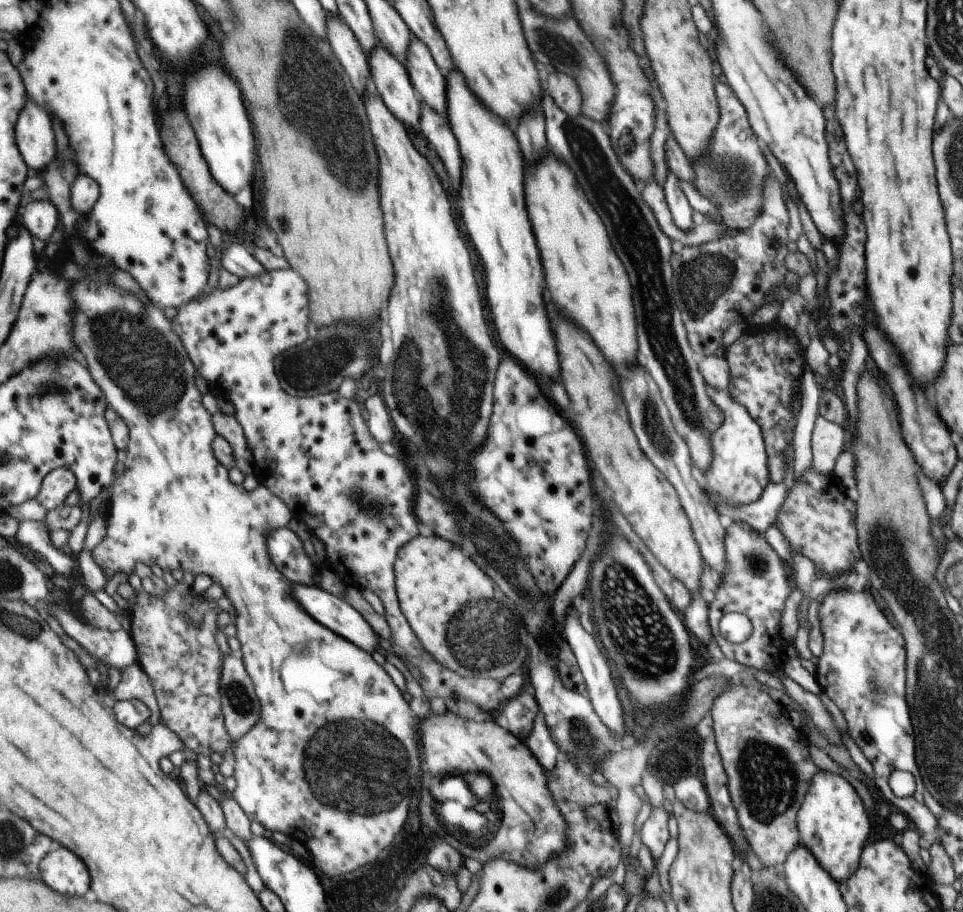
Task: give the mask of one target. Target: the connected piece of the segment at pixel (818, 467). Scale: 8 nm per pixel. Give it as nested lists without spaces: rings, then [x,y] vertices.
[[[818,416],[811,437],[812,469],[816,473],[832,476],[836,458],[845,449],[847,441],[845,429]]]

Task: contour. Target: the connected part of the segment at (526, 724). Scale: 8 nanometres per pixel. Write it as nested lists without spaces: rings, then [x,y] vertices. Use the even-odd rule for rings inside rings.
[[[524,691],[505,701],[499,712],[499,719],[504,728],[519,740],[525,740],[531,732],[531,723],[538,710],[534,696]]]

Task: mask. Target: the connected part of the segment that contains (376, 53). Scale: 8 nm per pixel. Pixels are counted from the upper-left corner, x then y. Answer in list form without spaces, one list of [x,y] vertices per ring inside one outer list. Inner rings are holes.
[[[375,44],[366,57],[371,88],[402,123],[410,124],[412,130],[417,131],[421,100],[403,64],[379,44]]]

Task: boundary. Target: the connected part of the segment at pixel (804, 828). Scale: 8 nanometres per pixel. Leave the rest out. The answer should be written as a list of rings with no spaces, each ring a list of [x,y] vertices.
[[[819,769],[810,780],[806,794],[803,795],[801,806],[797,809],[796,827],[799,833],[799,841],[802,842],[815,856],[819,864],[839,882],[847,880],[861,865],[859,854],[862,854],[863,842],[869,834],[869,822],[867,822],[867,812],[855,794],[853,786],[841,775],[832,774],[829,771]]]

